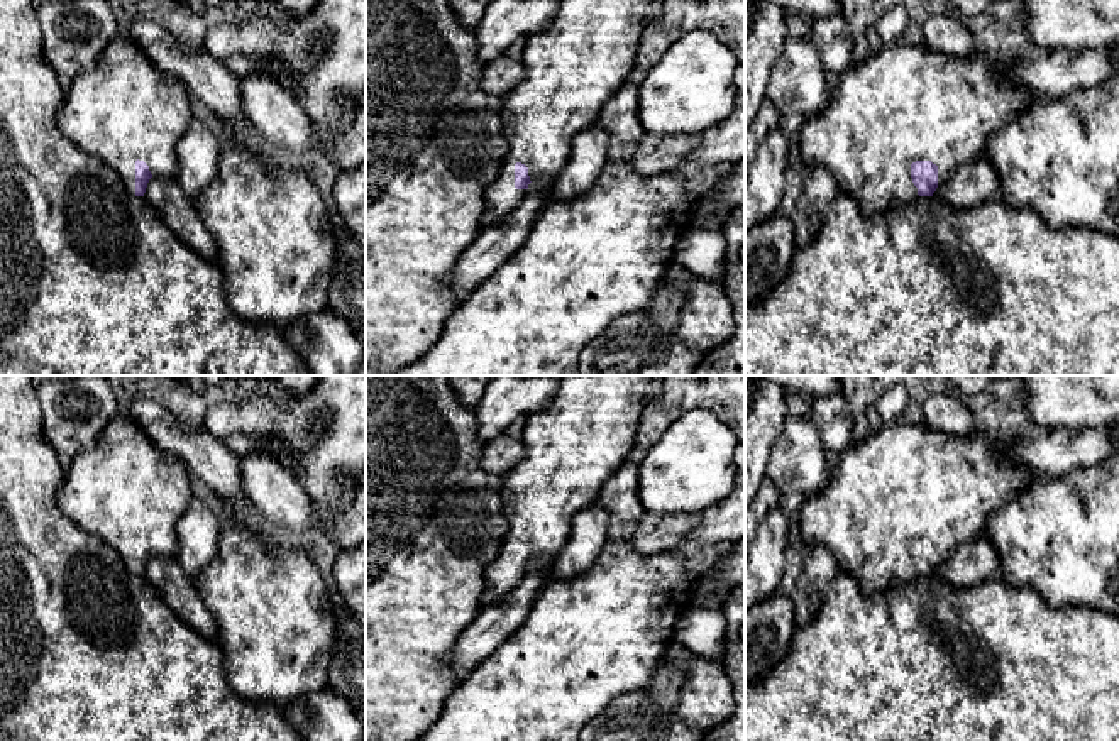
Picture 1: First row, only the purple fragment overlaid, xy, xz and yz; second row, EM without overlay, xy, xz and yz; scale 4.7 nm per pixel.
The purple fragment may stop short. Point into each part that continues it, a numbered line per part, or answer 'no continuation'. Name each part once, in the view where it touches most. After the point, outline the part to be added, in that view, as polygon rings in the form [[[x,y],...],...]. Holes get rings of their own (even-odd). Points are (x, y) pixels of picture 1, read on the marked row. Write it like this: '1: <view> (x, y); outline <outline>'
1: yz (904, 104); outline [[[892,42],[860,64],[852,64],[823,112],[804,120],[796,139],[809,169],[826,169],[838,189],[860,203],[863,215],[918,198],[911,164],[931,161],[938,166],[938,186],[960,167],[982,159],[989,137],[1038,100],[1009,81],[1016,61],[992,63],[982,52],[946,58],[926,49]]]

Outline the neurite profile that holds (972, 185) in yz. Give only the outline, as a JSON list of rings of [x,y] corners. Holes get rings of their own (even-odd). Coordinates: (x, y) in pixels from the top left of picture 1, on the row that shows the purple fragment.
[[[984,159],[960,167],[933,193],[936,200],[958,210],[980,206],[997,195],[999,173]]]

